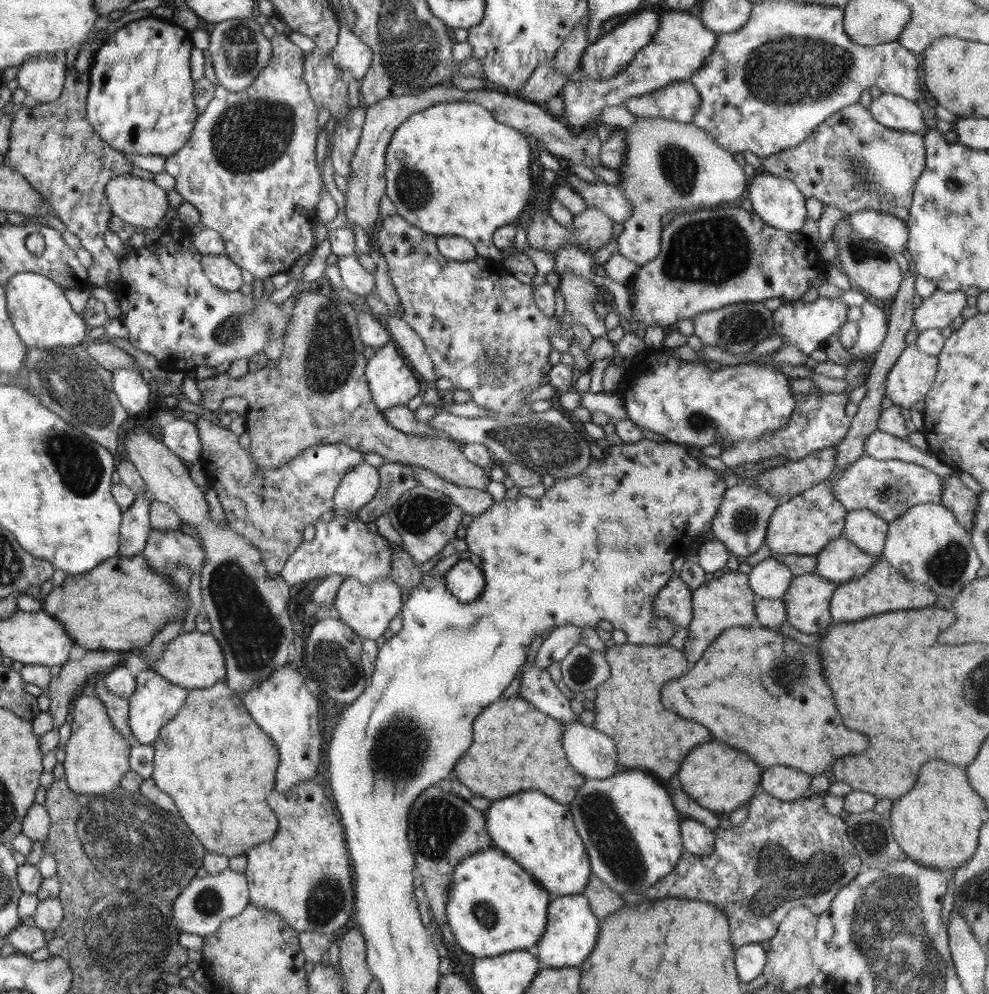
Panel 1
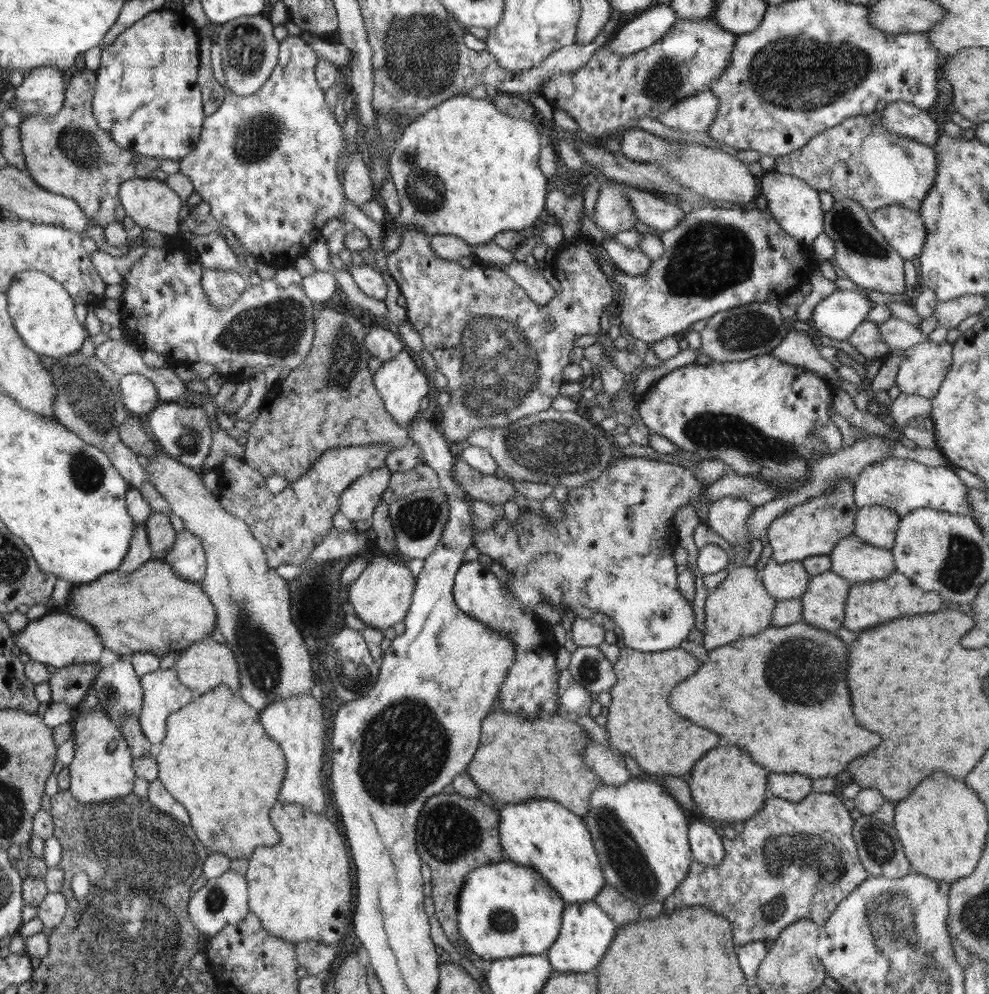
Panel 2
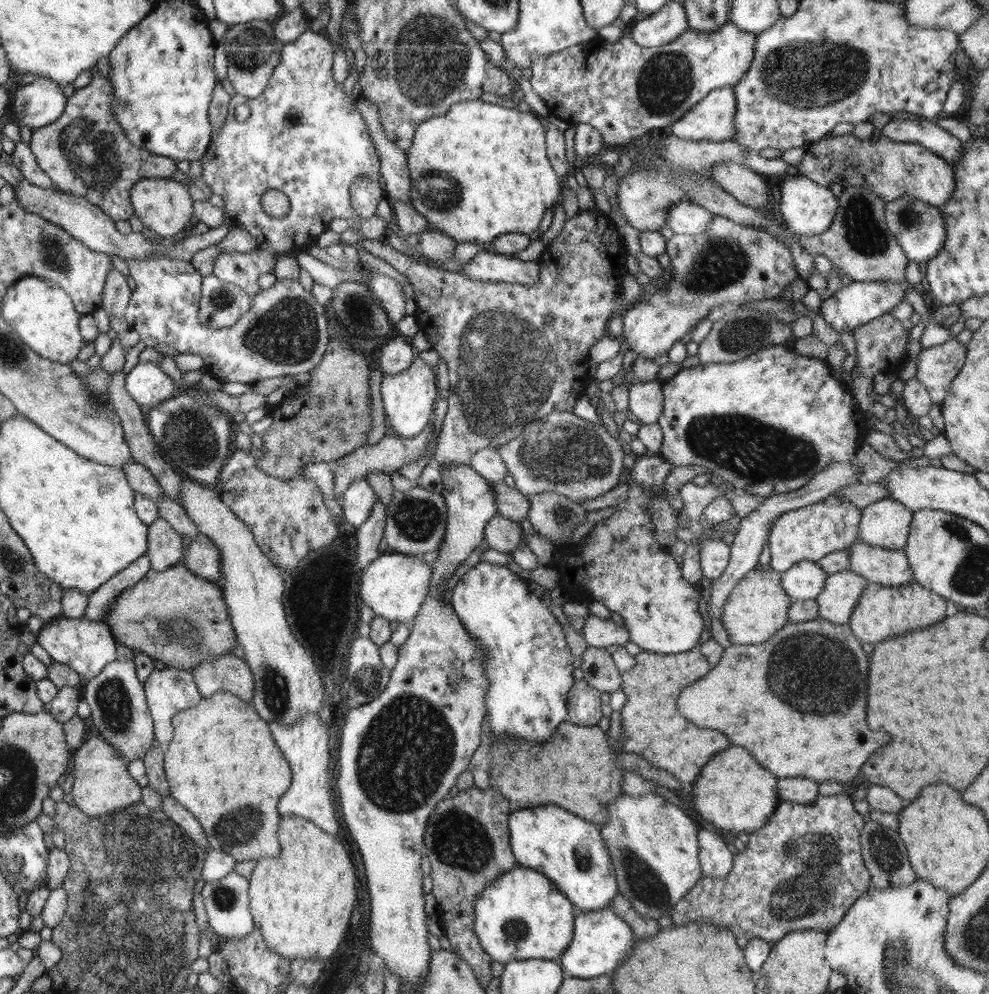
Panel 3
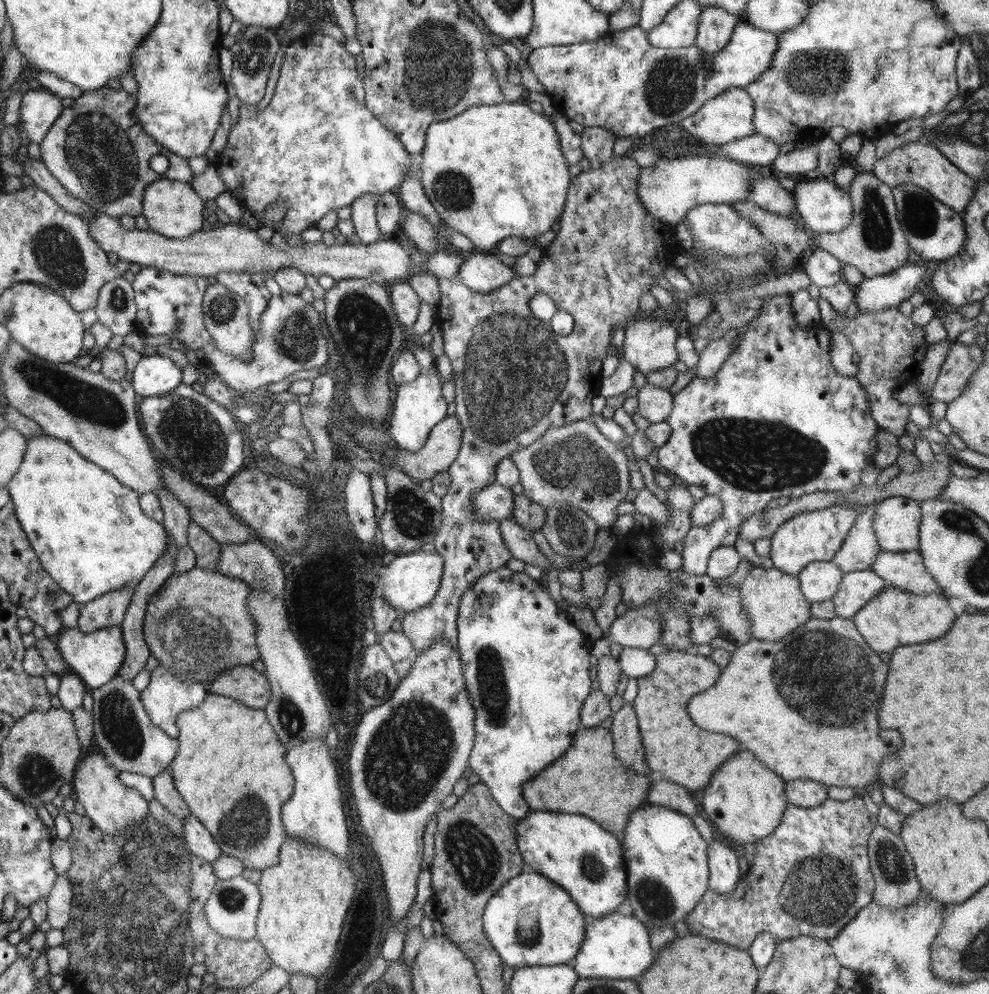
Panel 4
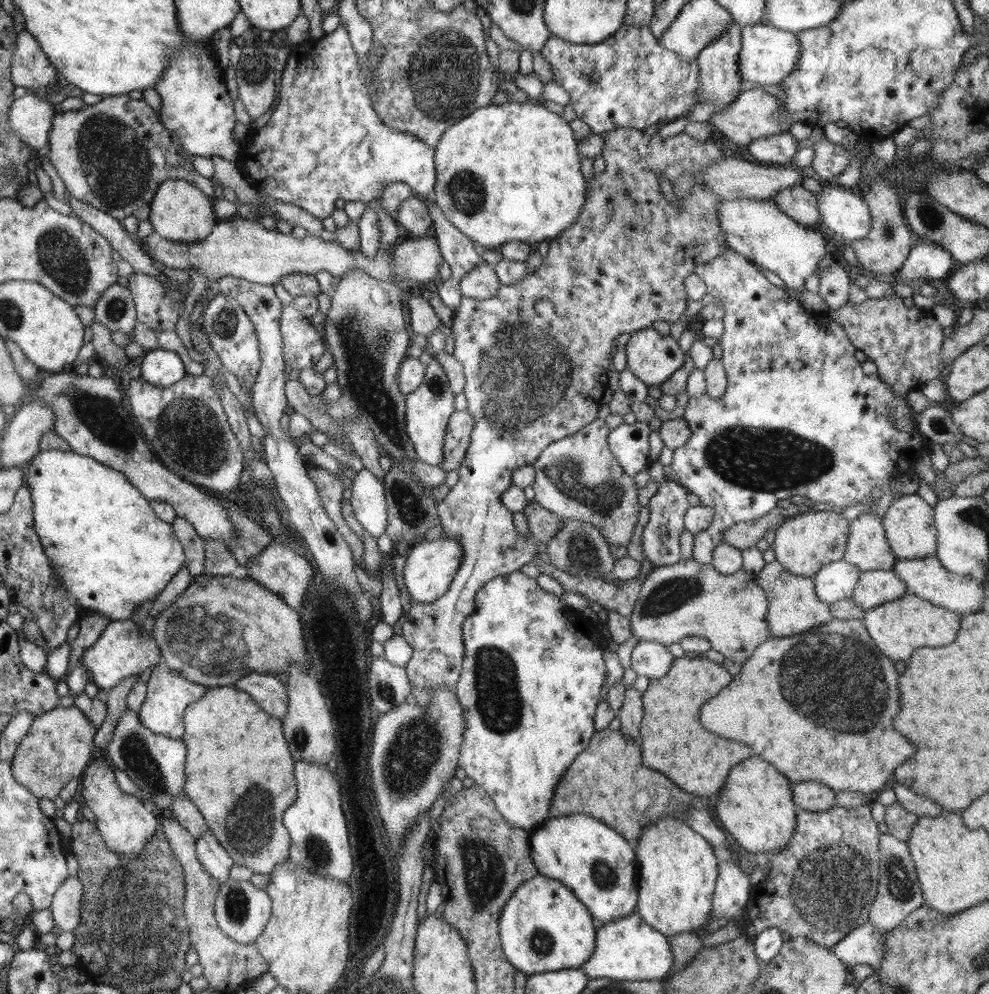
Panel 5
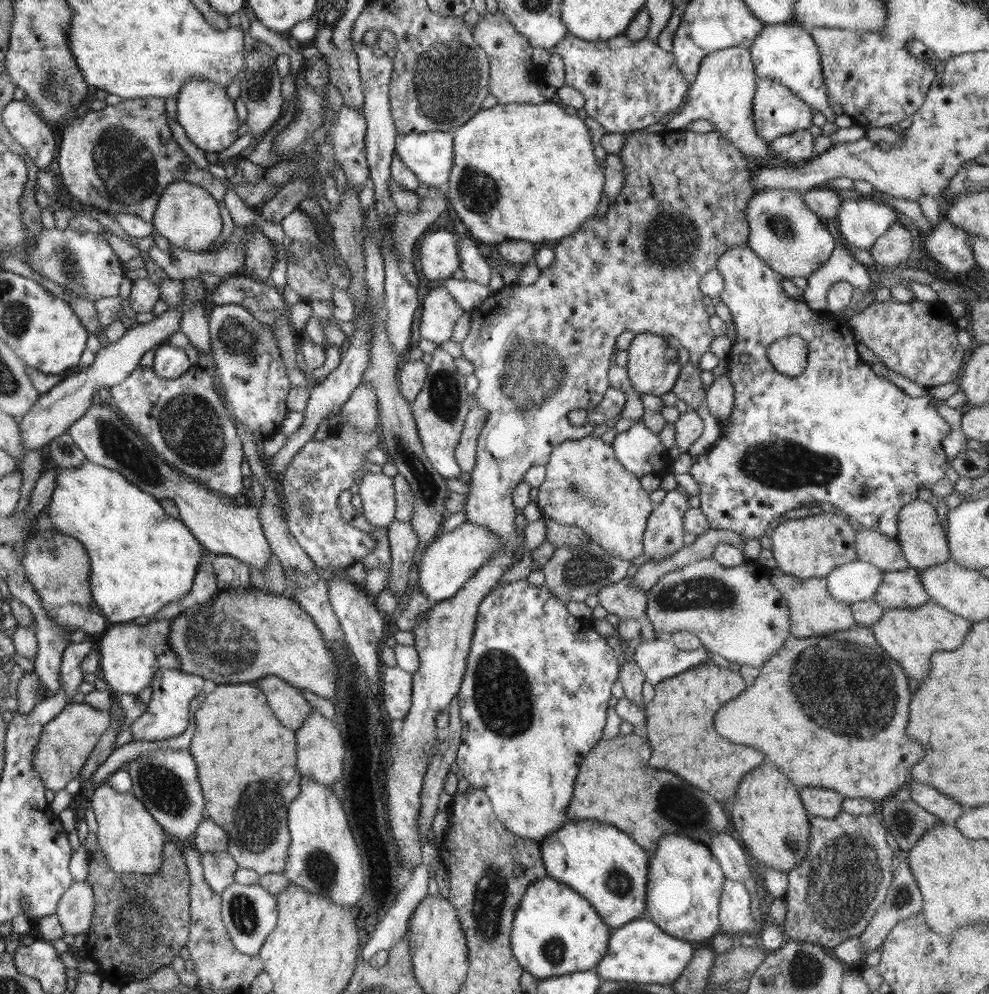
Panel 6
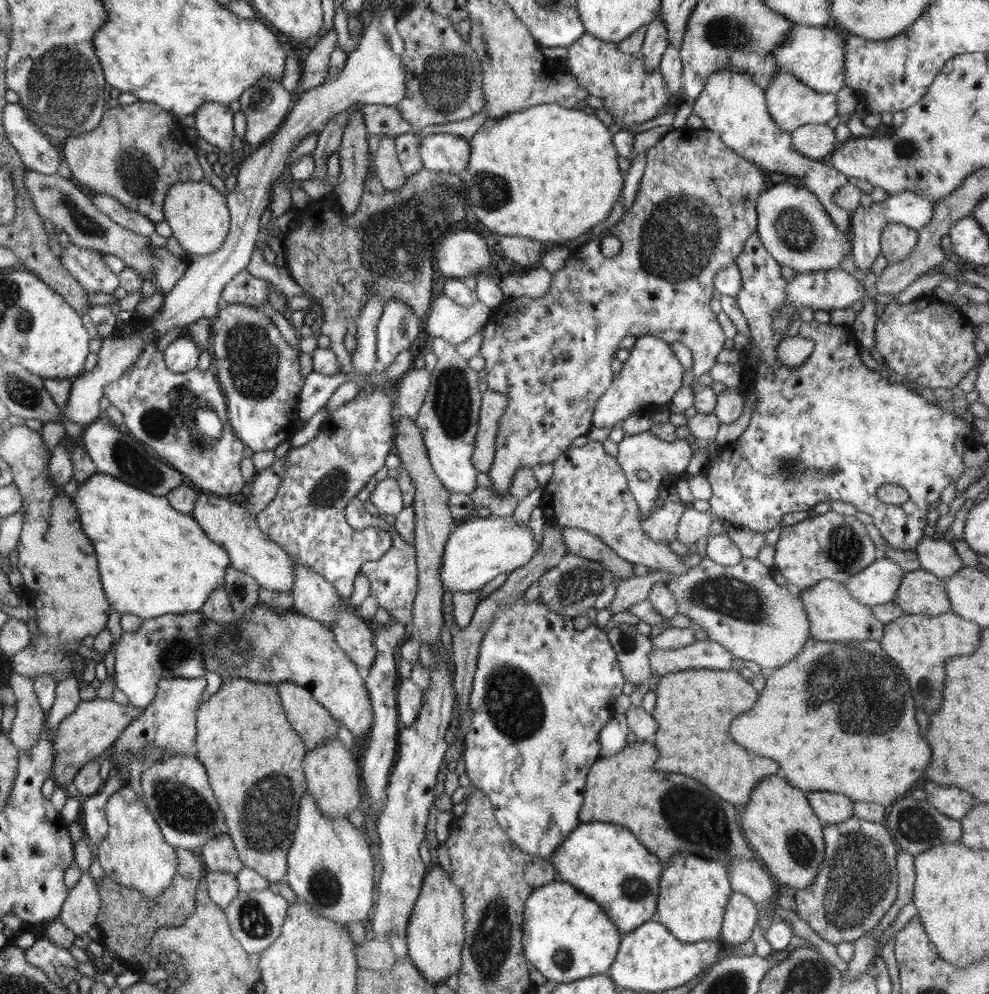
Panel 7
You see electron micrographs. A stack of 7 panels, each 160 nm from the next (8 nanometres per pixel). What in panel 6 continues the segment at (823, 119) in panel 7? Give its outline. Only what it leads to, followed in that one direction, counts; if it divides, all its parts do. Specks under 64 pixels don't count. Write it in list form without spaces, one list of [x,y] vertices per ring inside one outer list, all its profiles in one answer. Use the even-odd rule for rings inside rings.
[[[758,78],[753,100],[752,114],[757,136],[762,140],[773,141],[782,135],[808,129],[816,110],[796,96],[787,86],[772,78]]]

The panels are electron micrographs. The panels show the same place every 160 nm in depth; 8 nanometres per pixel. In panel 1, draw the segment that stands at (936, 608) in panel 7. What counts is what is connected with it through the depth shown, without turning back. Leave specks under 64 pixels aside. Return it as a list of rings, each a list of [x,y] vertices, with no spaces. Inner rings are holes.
[[[815,572],[794,576],[781,598],[787,621],[794,630],[818,634],[834,622],[829,606],[837,586],[838,583],[826,580]]]

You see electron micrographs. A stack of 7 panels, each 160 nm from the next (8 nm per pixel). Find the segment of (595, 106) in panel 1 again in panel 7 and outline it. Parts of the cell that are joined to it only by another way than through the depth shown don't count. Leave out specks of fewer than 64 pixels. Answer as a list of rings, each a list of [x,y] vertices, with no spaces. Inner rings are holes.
[[[831,24],[822,27],[796,25],[791,28],[785,41],[771,54],[780,70],[792,73],[816,92],[828,94],[836,93],[845,86],[844,47],[842,30]],[[584,33],[566,50],[567,61],[563,65],[590,95],[602,100],[604,110],[608,110],[616,126],[634,126],[648,122],[671,107],[673,98],[669,95],[664,77],[659,70],[649,71],[645,67],[641,51],[622,52],[617,43],[600,40],[588,33]]]

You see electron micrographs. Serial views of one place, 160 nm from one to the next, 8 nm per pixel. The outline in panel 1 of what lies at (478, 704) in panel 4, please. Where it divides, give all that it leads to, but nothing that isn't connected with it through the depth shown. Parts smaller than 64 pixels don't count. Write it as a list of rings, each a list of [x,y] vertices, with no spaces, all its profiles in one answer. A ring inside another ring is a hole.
[[[459,559],[443,577],[446,588],[464,604],[478,599],[486,586],[483,570],[469,559]]]

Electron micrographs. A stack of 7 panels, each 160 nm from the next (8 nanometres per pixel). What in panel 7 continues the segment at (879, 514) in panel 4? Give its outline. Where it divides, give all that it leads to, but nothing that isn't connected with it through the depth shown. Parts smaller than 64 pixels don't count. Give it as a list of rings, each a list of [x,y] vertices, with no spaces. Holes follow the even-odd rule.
[[[923,536],[914,551],[920,566],[942,580],[955,575],[955,572],[961,571],[965,566],[954,545],[944,538]]]

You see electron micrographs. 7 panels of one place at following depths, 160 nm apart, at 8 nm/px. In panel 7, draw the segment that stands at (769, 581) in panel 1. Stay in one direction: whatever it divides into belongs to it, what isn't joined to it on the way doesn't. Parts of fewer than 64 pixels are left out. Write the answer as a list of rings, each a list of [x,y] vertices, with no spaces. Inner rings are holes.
[[[883,557],[863,571],[848,577],[845,587],[862,604],[874,606],[893,602],[906,570],[897,562]]]

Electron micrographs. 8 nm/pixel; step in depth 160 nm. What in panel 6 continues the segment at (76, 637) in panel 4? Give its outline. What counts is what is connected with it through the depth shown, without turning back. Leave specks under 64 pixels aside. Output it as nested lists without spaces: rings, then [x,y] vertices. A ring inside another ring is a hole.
[[[163,618],[144,625],[134,622],[108,625],[97,638],[100,653],[99,674],[111,692],[138,696],[141,690],[152,684],[154,674],[158,670],[180,669],[180,662],[168,642],[172,619]]]

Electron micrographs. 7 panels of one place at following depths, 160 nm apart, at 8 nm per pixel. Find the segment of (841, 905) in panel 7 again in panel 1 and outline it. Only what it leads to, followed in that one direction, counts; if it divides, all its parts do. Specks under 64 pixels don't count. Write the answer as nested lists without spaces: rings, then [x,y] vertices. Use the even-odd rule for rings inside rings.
[[[762,790],[762,792],[757,792],[750,800],[748,809],[746,820],[740,824],[740,826],[732,825],[728,830],[718,826],[713,830],[715,845],[709,855],[698,856],[688,851],[682,851],[681,857],[676,863],[674,870],[664,875],[658,883],[645,890],[648,898],[662,898],[662,896],[664,896],[664,898],[670,898],[670,896],[676,896],[678,899],[684,897],[685,899],[708,900],[708,903],[715,905],[715,908],[719,908],[720,912],[723,912],[727,916],[730,927],[730,939],[735,949],[747,943],[762,943],[764,940],[771,940],[777,933],[782,919],[788,914],[788,911],[791,911],[793,908],[798,908],[799,906],[808,907],[816,916],[827,911],[828,908],[830,908],[832,899],[838,894],[838,891],[843,886],[850,883],[864,868],[861,864],[860,857],[856,854],[854,845],[848,838],[845,821],[839,817],[839,815],[830,814],[826,807],[824,807],[824,798],[820,797],[818,794],[809,791],[800,799],[784,802]]]

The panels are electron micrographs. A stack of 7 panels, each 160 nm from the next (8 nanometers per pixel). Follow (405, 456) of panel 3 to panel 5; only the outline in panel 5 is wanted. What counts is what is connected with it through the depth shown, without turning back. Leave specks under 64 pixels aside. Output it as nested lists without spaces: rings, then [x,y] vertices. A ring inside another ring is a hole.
[[[456,409],[450,415],[447,433],[444,437],[444,458],[439,466],[446,473],[452,470],[457,471],[460,468],[460,464],[463,464],[474,425],[475,420],[467,410],[458,411]]]

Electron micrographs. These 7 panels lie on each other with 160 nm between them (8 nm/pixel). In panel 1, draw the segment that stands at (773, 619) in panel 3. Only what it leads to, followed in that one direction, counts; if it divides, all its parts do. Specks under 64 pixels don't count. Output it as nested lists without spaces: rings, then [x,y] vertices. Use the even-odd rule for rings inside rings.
[[[726,570],[718,573],[715,579],[702,583],[692,595],[693,617],[689,624],[688,640],[681,651],[688,661],[688,667],[698,660],[711,646],[713,640],[726,628],[748,627],[757,625],[755,600],[757,596],[749,585],[748,575]]]

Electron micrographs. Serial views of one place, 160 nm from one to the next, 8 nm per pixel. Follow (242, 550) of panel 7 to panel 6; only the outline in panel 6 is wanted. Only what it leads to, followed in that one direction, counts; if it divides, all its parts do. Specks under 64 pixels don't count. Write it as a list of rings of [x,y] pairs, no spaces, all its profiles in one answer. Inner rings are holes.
[[[92,400],[87,413],[75,420],[68,427],[67,433],[89,462],[122,474],[150,496],[172,499],[179,508],[179,519],[210,554],[230,555],[250,567],[267,567],[272,552],[258,516],[258,509],[252,505],[234,505],[228,496],[203,487],[184,473],[170,468],[111,403]]]

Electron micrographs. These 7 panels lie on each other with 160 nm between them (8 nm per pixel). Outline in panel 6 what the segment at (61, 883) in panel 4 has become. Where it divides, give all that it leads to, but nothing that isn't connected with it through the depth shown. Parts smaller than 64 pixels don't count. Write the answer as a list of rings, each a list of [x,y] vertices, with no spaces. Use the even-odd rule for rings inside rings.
[[[73,881],[59,900],[55,915],[68,934],[87,932],[94,912],[94,893],[85,881]]]

